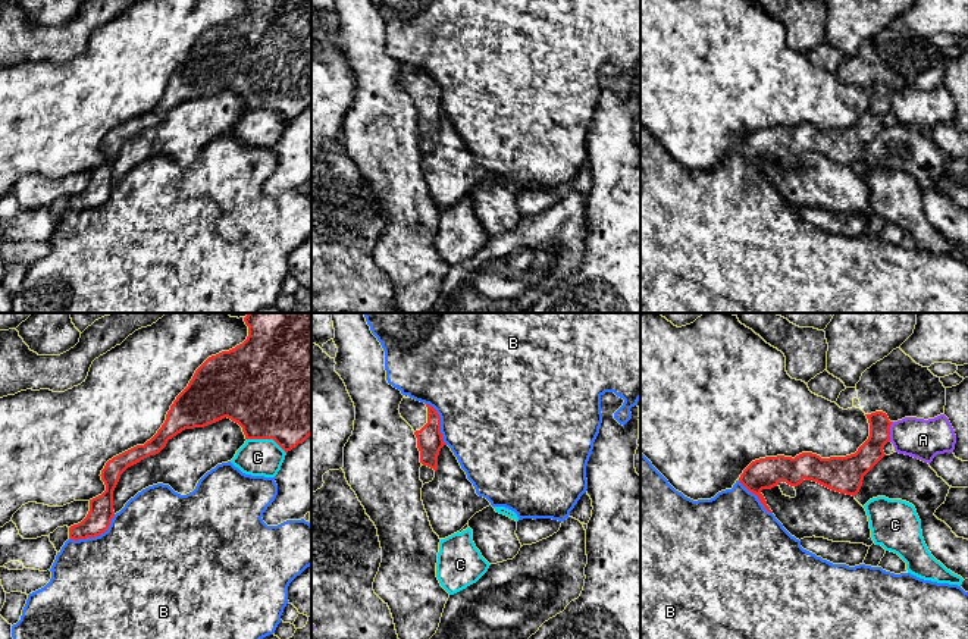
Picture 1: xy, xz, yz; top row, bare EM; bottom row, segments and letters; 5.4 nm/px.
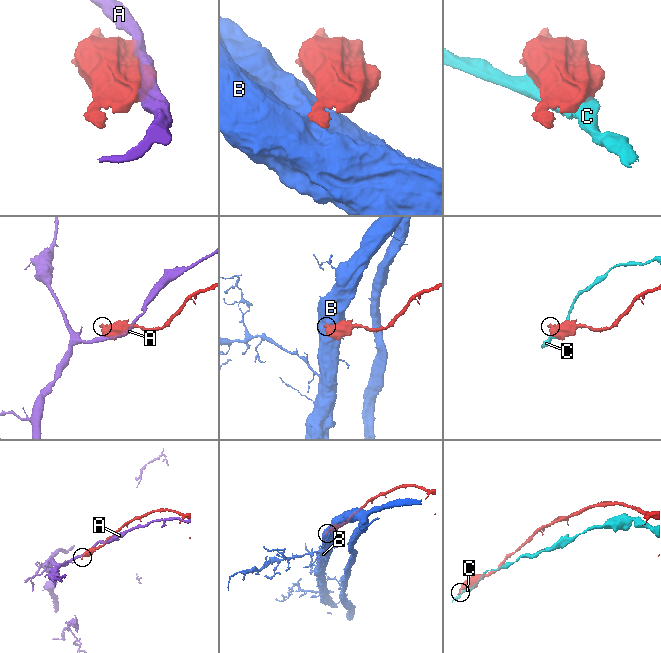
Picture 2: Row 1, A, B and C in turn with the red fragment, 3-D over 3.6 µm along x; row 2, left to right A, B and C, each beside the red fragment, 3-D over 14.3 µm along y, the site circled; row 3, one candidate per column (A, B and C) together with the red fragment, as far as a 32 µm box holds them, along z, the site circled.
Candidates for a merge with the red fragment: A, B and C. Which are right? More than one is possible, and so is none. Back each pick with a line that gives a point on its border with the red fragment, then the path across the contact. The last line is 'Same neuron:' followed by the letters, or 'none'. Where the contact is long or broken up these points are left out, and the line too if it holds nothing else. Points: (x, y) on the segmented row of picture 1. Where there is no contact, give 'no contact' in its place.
Same neuron: none

